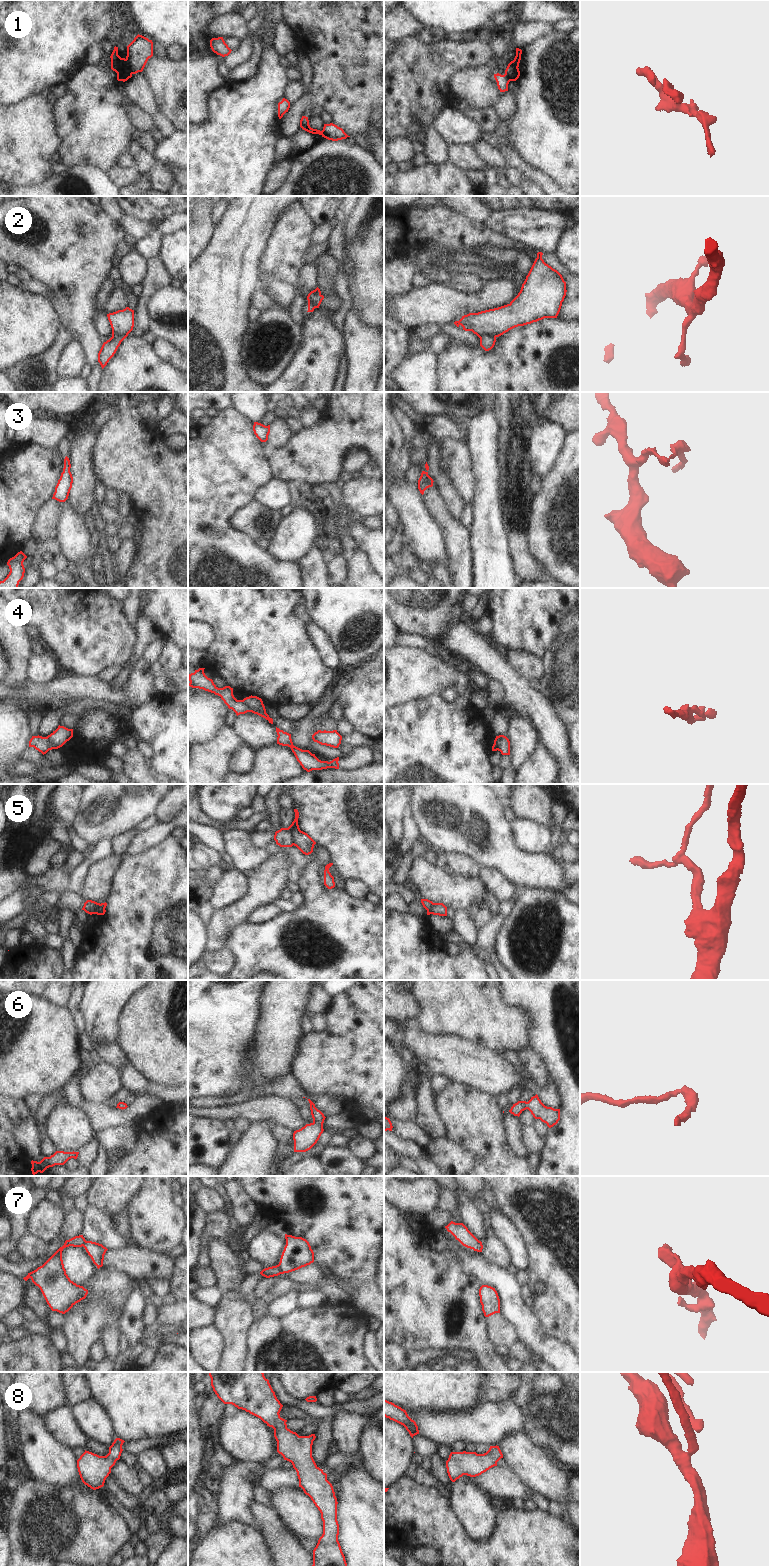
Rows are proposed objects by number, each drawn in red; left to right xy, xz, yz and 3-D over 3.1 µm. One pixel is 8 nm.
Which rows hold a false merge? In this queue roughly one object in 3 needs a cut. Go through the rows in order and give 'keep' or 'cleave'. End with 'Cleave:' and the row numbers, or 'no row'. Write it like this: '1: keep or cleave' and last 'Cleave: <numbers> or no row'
1: cleave
2: cleave
3: cleave
4: cleave
5: cleave
6: keep
7: cleave
8: keep
Cleave: 1, 2, 3, 4, 5, 7

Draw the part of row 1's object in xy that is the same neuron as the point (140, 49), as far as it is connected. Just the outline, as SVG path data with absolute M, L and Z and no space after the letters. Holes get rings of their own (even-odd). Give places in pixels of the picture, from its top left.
M138 34L127 46L126 63L132 74L142 72L152 56L153 42L142 35Z

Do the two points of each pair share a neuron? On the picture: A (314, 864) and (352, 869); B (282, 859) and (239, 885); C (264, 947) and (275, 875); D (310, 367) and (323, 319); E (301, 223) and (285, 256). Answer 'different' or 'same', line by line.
A: different
B: different
C: different
D: same
E: same

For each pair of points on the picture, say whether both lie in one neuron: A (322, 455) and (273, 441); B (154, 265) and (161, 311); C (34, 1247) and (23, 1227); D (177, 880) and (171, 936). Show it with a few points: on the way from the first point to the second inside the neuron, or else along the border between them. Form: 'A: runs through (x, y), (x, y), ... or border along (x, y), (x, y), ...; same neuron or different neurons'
A: border along (293, 435), (286, 444), (270, 450); different neurons
B: border along (169, 285), (150, 296), (147, 311); different neurons
C: border along (29, 1232), (18, 1242), (16, 1249); different neurons
D: runs through (177, 894), (177, 922); same neuron

